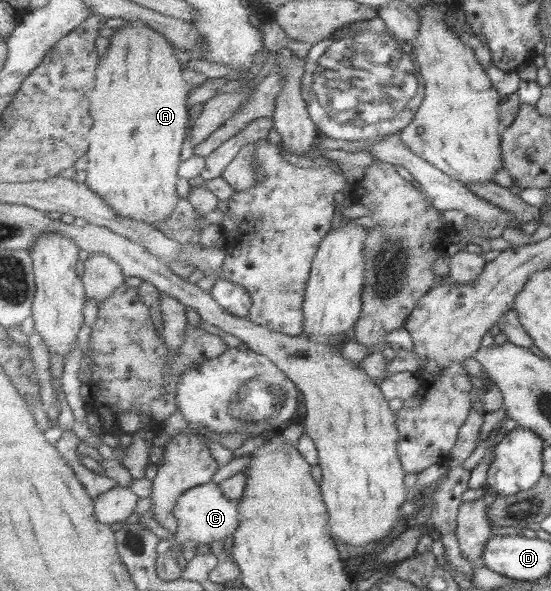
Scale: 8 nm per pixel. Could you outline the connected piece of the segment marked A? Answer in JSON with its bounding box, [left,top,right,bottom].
[87,20,197,227]

